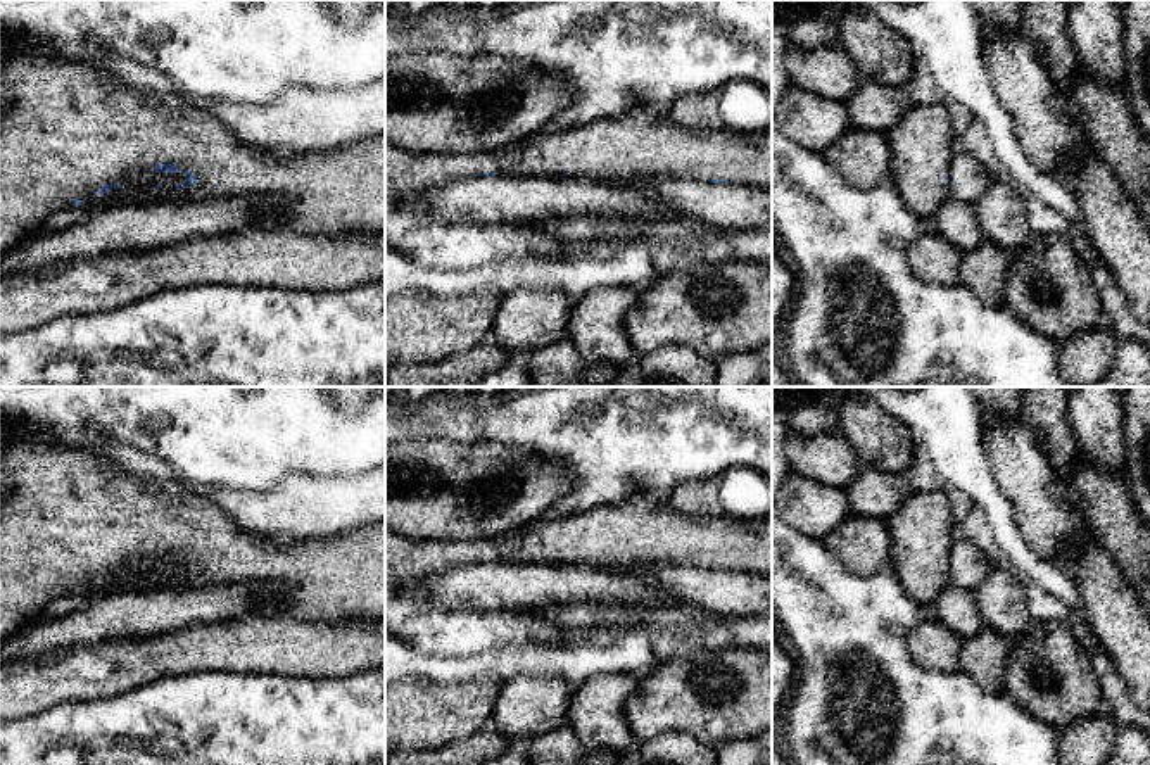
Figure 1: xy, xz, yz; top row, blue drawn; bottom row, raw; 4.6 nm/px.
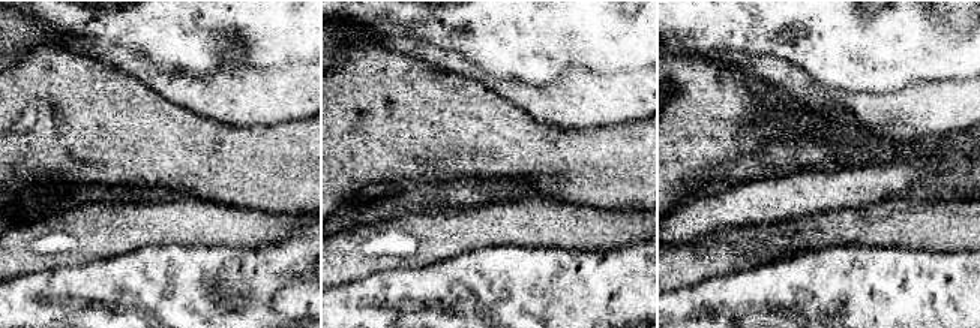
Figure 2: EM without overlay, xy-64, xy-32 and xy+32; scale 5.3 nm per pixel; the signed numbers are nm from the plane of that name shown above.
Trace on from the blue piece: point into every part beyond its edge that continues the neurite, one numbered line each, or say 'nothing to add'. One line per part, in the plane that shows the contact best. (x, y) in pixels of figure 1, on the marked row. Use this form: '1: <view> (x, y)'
1: xy (66, 128)

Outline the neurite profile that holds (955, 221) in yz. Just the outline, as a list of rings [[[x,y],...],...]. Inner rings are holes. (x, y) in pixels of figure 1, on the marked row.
[[[948,197],[932,218],[936,233],[962,252],[976,249],[984,240],[974,205],[967,202]]]

